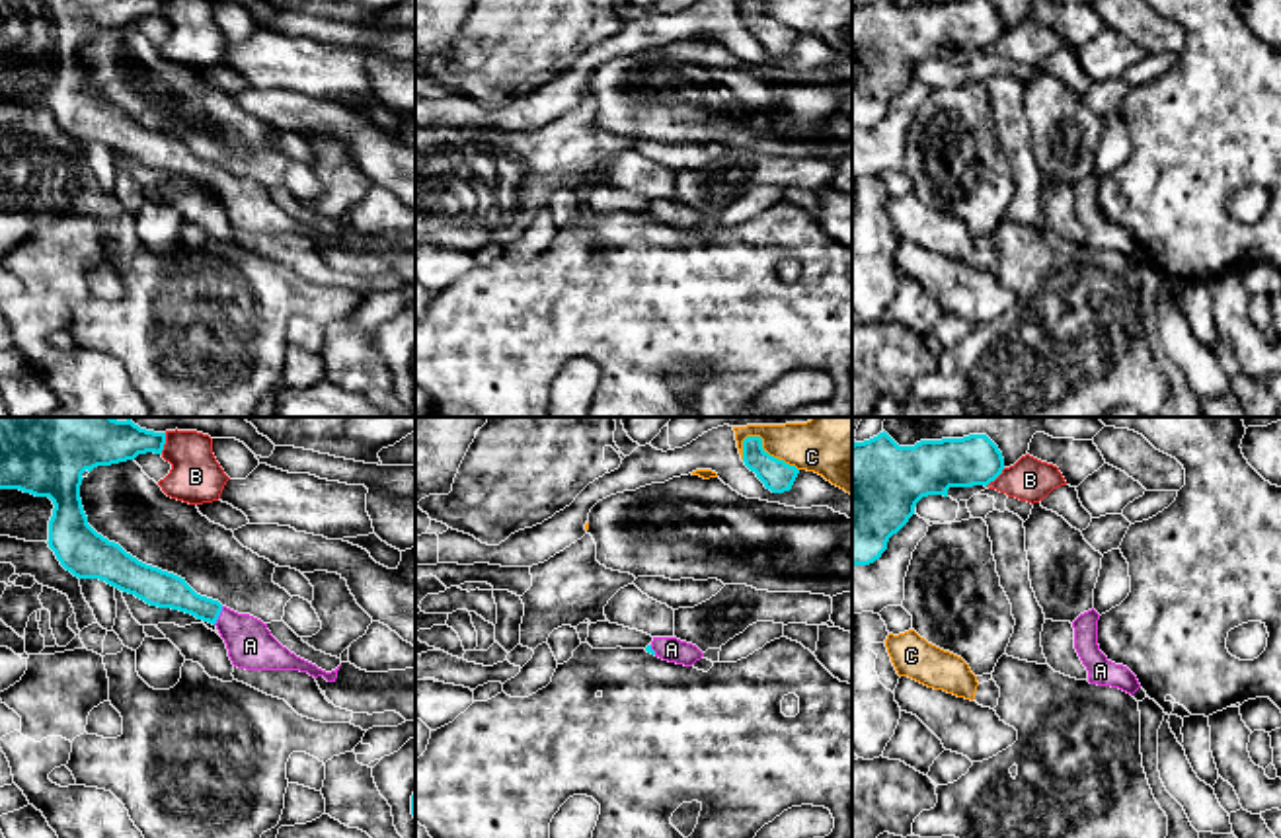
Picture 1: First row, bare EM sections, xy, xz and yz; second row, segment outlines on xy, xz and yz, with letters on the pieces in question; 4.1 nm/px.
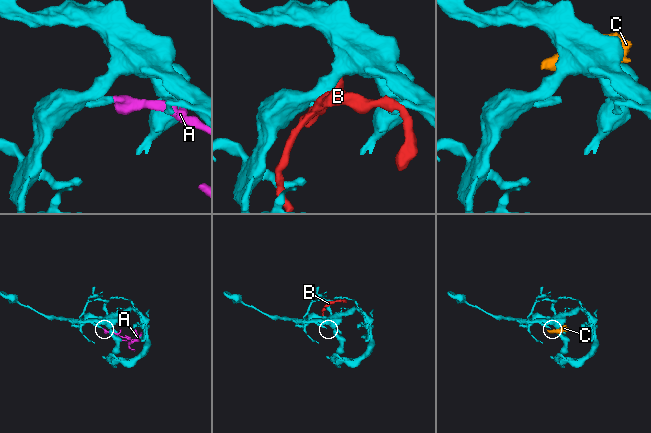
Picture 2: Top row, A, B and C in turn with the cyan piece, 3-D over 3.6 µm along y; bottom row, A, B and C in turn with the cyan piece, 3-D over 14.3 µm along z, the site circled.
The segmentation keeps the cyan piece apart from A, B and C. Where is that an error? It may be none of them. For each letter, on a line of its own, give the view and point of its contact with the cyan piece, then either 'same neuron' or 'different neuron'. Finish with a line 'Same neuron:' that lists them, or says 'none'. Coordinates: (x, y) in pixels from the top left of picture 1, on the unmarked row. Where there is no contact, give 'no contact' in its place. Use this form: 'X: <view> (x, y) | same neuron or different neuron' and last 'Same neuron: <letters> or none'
A: xy (219, 178) | same neuron
B: yz (995, 41) | different neuron
C: xz (776, 22) | different neuron
Same neuron: A

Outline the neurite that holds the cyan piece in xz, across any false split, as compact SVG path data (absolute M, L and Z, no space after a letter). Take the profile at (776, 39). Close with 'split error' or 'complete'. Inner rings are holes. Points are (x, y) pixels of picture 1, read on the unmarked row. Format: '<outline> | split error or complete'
M747 0L743 4L743 25L772 57L790 55L799 37L796 29L770 19L762 12L760 0Z | complete

